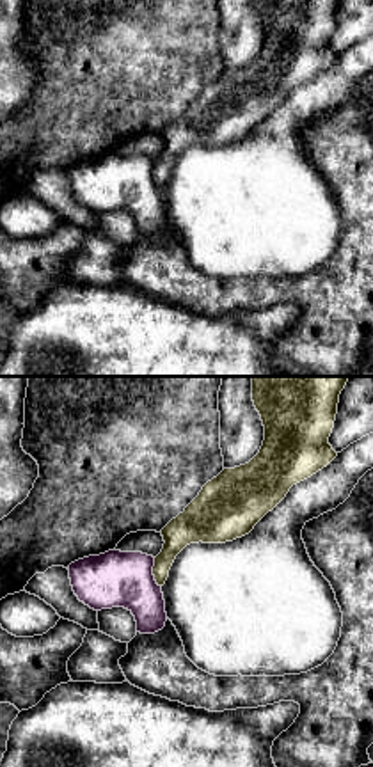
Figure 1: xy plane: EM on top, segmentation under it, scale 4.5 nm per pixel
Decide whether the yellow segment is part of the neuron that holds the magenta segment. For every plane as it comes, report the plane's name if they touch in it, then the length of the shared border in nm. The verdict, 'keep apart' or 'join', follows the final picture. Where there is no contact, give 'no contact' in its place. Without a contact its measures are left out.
xy | 140 nm

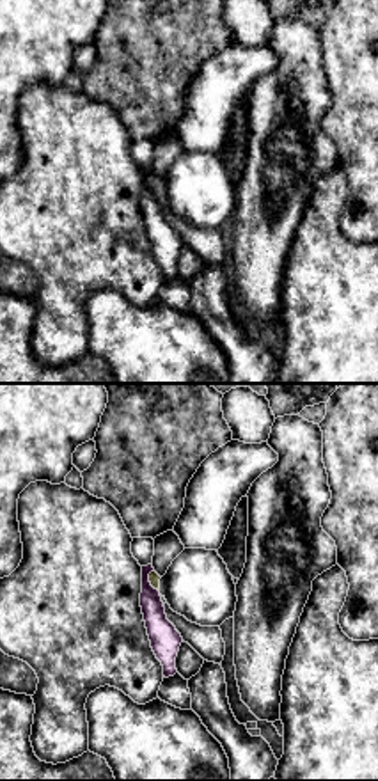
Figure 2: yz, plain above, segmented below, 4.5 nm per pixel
yz | 110 nm

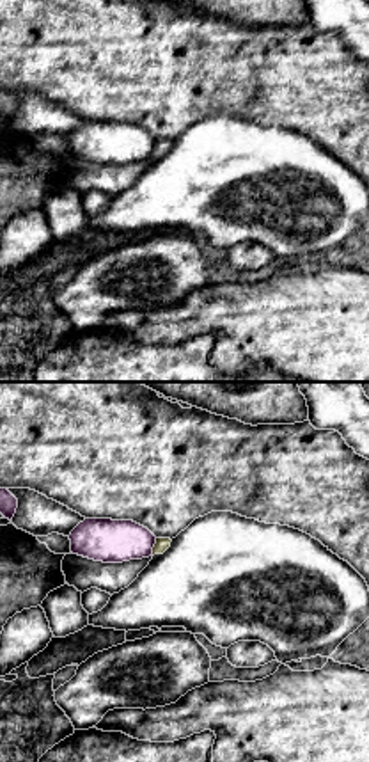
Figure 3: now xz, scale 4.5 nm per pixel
xz | 80 nm

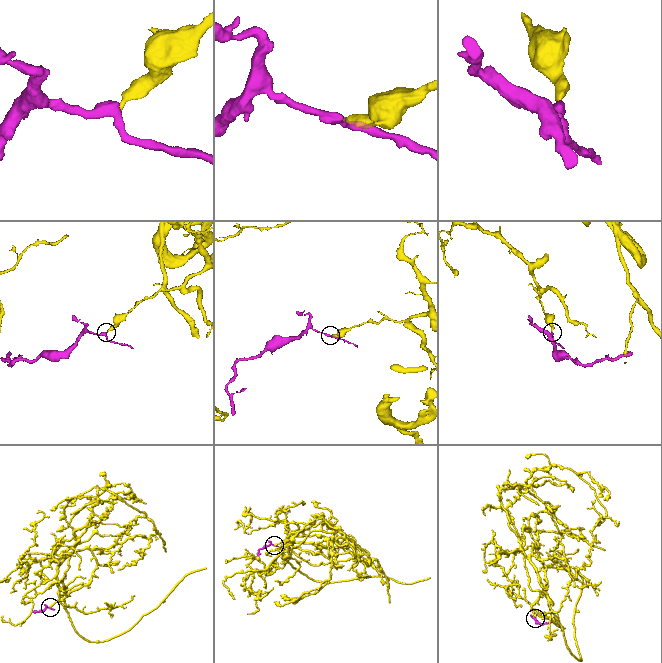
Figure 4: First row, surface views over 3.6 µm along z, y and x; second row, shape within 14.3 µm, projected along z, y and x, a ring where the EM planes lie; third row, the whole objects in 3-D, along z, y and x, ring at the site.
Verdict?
keep apart

